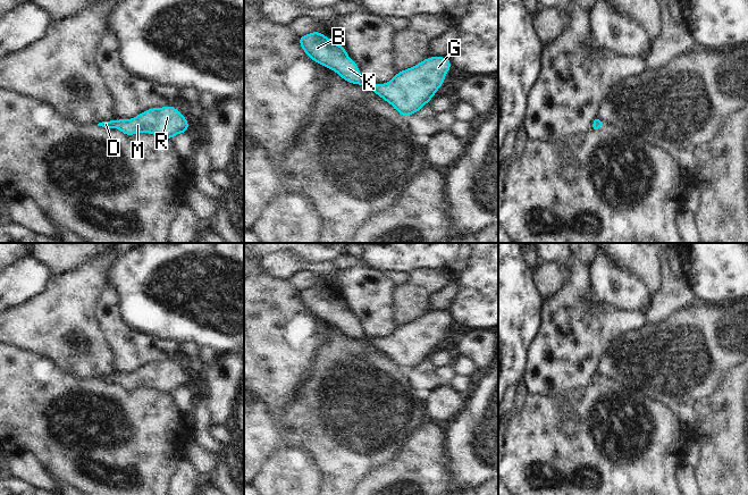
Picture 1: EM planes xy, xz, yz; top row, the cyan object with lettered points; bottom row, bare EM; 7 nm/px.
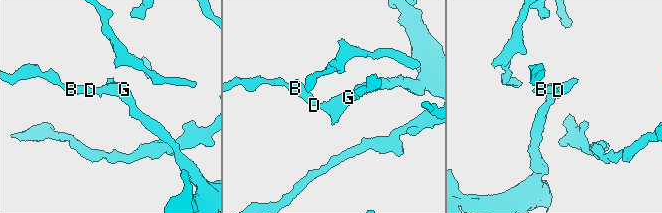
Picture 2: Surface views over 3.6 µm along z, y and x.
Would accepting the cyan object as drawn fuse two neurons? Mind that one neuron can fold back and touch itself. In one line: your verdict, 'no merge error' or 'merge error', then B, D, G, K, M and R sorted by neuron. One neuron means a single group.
no merge error | B D G K M R

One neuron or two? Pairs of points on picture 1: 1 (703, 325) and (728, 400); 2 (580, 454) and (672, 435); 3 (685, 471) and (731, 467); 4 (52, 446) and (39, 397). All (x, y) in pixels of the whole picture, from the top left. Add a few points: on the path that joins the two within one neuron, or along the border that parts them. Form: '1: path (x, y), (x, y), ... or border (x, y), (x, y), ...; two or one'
1: border (736, 365), (721, 384), (702, 399); two
2: path (603, 463), (632, 463), (649, 449); one
3: border (695, 469), (695, 479), (698, 483); two
4: path (49, 434), (47, 419), (41, 410); one

